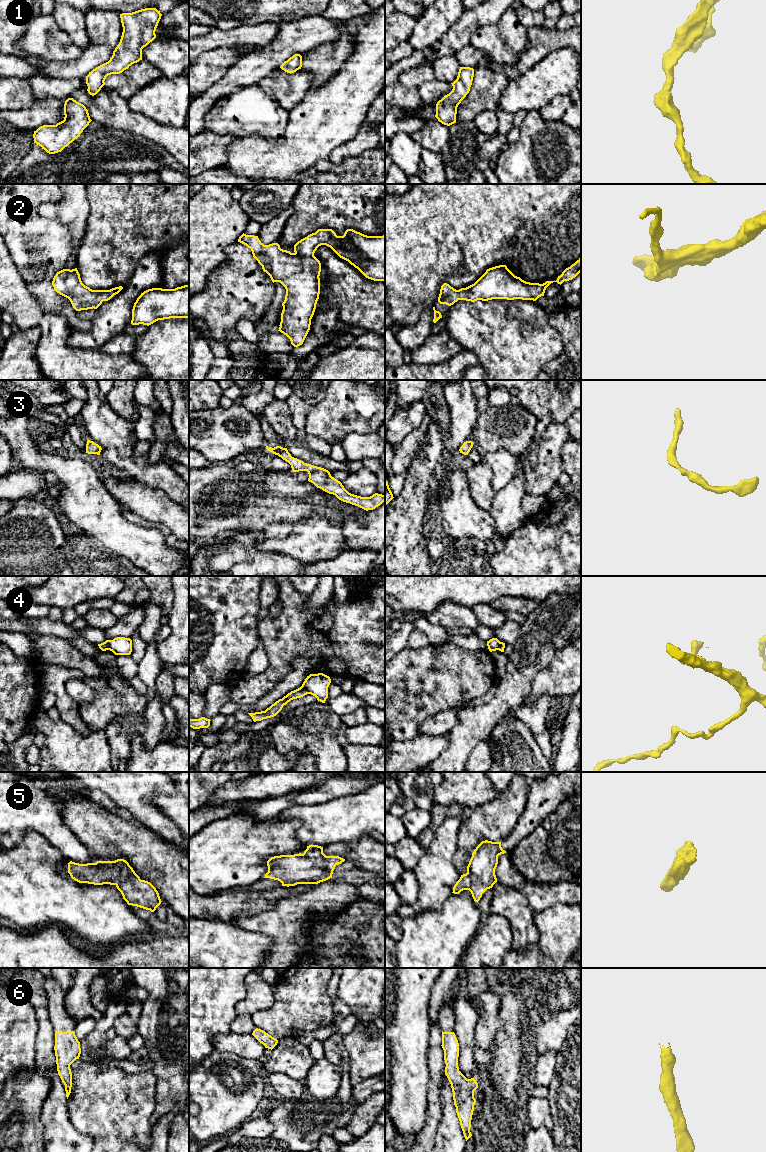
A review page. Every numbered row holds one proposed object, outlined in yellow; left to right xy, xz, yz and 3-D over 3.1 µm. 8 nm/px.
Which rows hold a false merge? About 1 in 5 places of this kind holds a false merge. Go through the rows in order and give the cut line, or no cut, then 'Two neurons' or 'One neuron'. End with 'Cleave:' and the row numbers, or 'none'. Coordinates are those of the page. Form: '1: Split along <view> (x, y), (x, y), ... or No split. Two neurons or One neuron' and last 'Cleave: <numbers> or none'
1: No split. One neuron
2: No split. One neuron
3: No split. One neuron
4: Split along xy (106, 640), (106, 645), (110, 649). Two neurons
5: No split. One neuron
6: No split. One neuron
Cleave: 4

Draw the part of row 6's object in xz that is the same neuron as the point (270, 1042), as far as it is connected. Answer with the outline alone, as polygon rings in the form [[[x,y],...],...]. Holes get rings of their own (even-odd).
[[[256,1028],[252,1035],[260,1042],[262,1043],[265,1048],[268,1048],[268,1049],[273,1049],[277,1043],[278,1043],[278,1040],[275,1039],[274,1037],[272,1037],[271,1035],[269,1035],[268,1033],[266,1033],[265,1031],[261,1030],[261,1029],[258,1029]]]

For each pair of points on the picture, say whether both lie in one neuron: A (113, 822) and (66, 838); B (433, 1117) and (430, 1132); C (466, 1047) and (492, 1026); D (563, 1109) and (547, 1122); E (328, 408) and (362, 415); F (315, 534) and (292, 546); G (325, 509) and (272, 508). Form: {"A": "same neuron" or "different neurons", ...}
{"A": "different neurons", "B": "same neuron", "C": "different neurons", "D": "different neurons", "E": "same neuron", "F": "same neuron", "G": "same neuron"}

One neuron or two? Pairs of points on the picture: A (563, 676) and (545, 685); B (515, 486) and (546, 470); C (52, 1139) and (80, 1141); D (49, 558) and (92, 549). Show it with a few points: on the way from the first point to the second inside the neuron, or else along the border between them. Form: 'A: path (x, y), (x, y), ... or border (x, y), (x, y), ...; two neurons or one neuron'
A: path (559, 679), (549, 681); one neuron
B: border (518, 461), (524, 473), (526, 492); two neurons
C: path (59, 1139), (62, 1141), (73, 1141); one neuron
D: border (62, 532), (64, 535), (64, 557), (69, 565); two neurons

